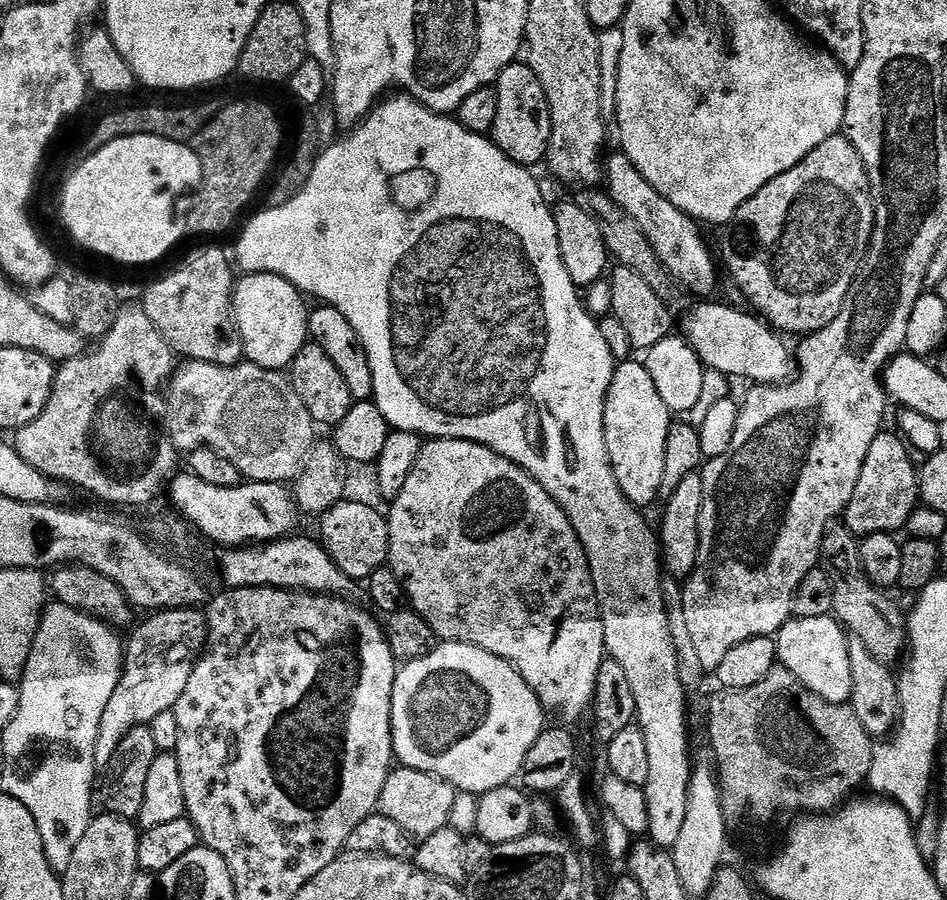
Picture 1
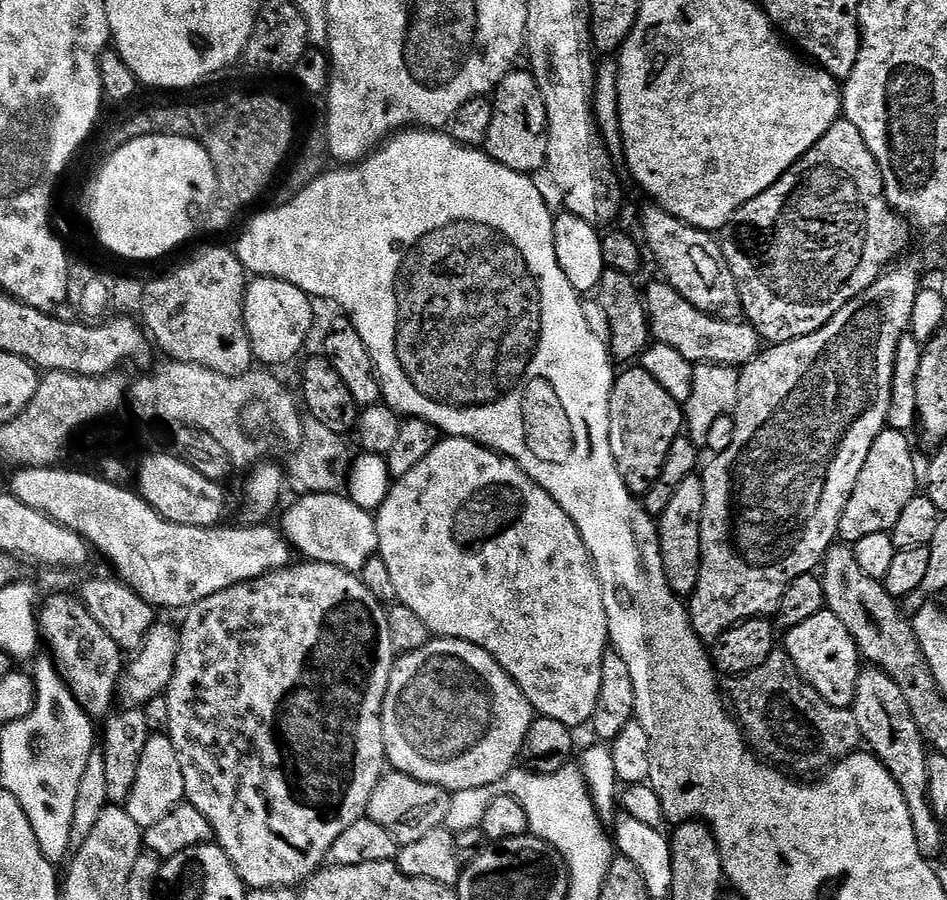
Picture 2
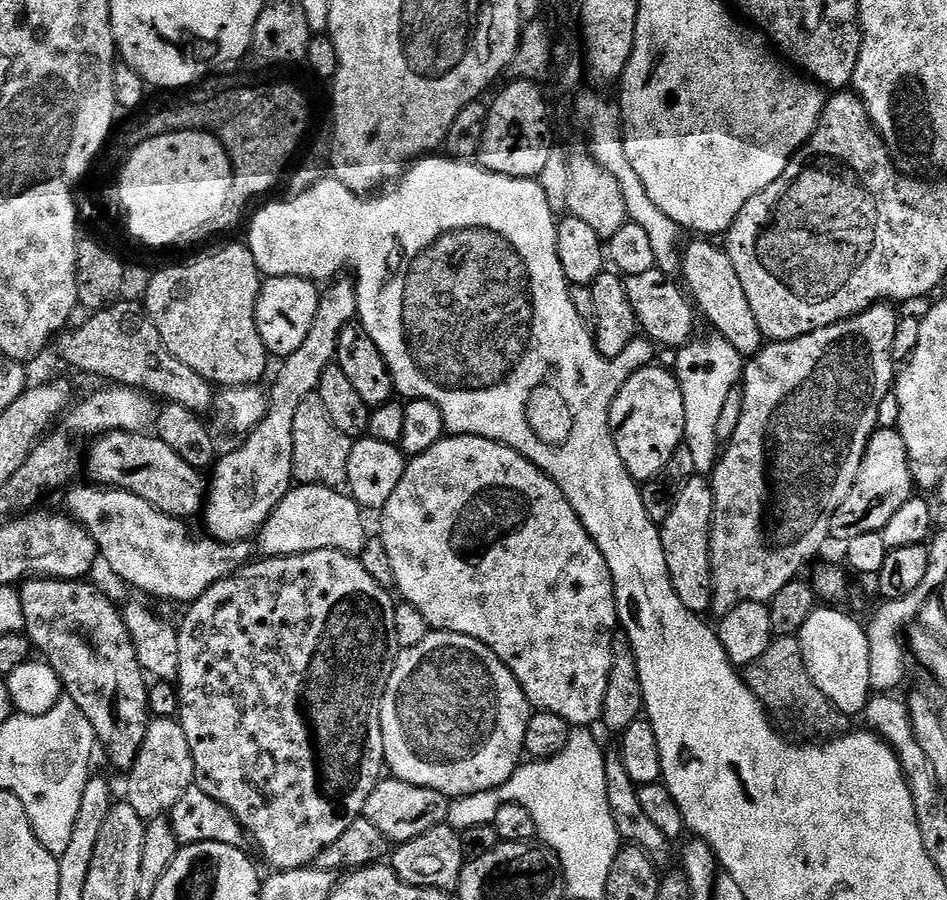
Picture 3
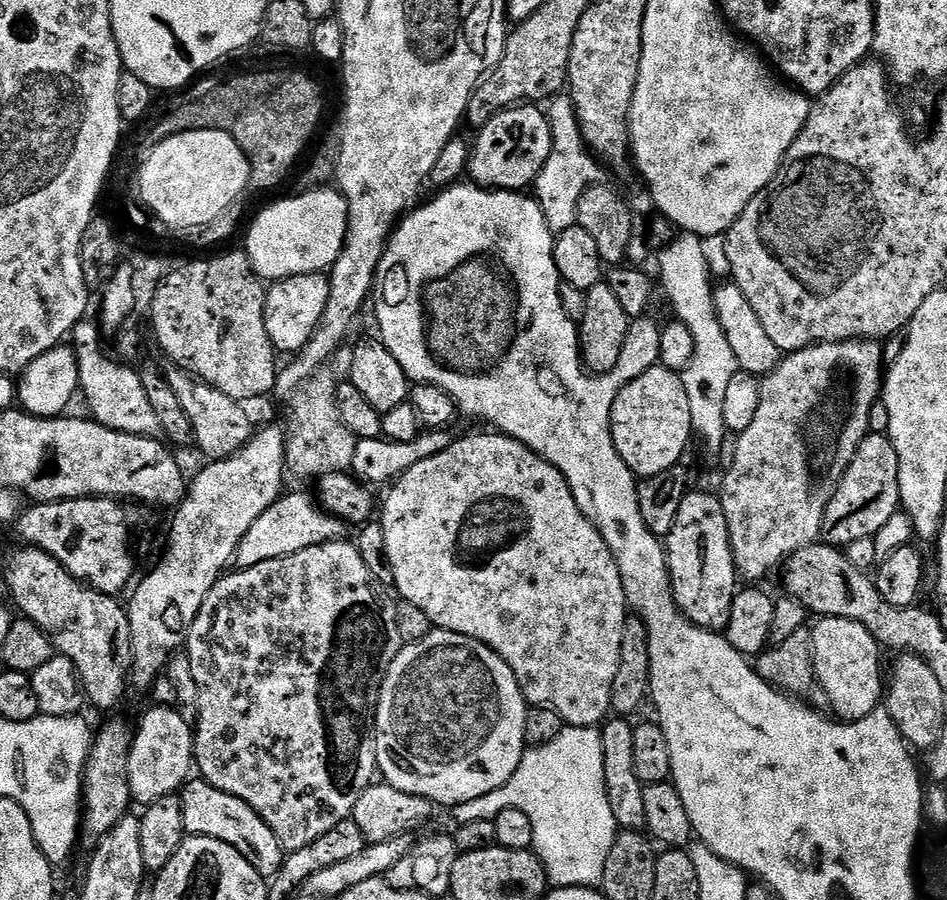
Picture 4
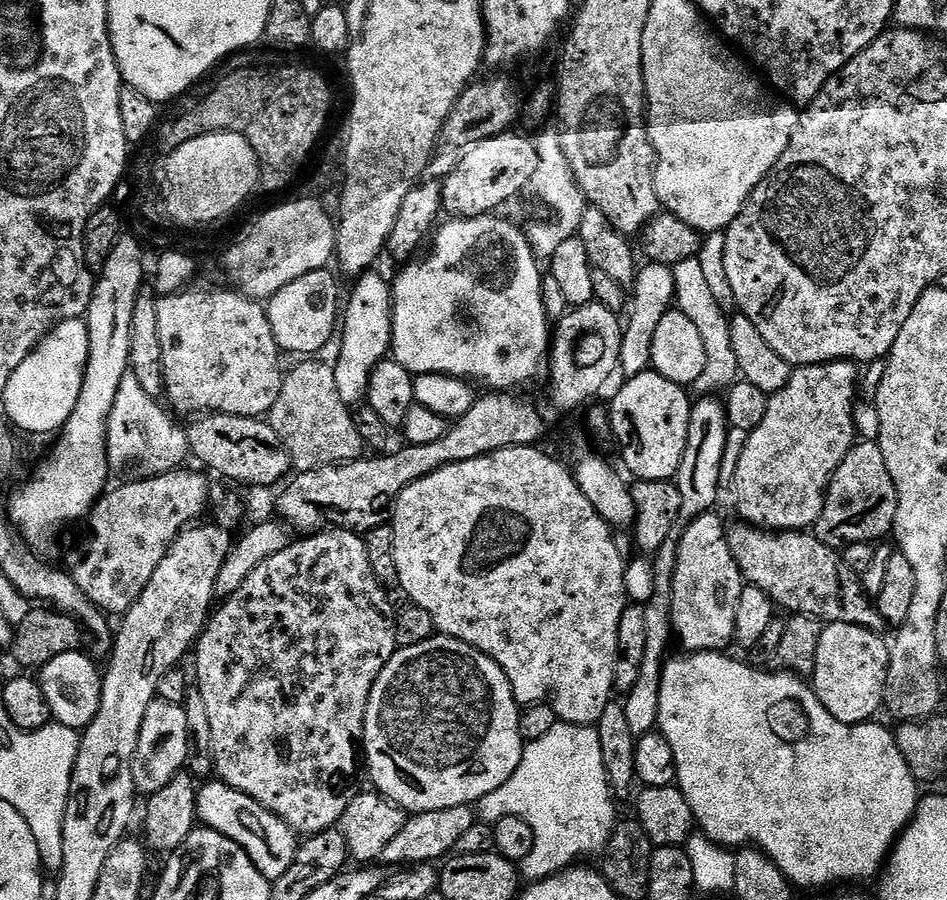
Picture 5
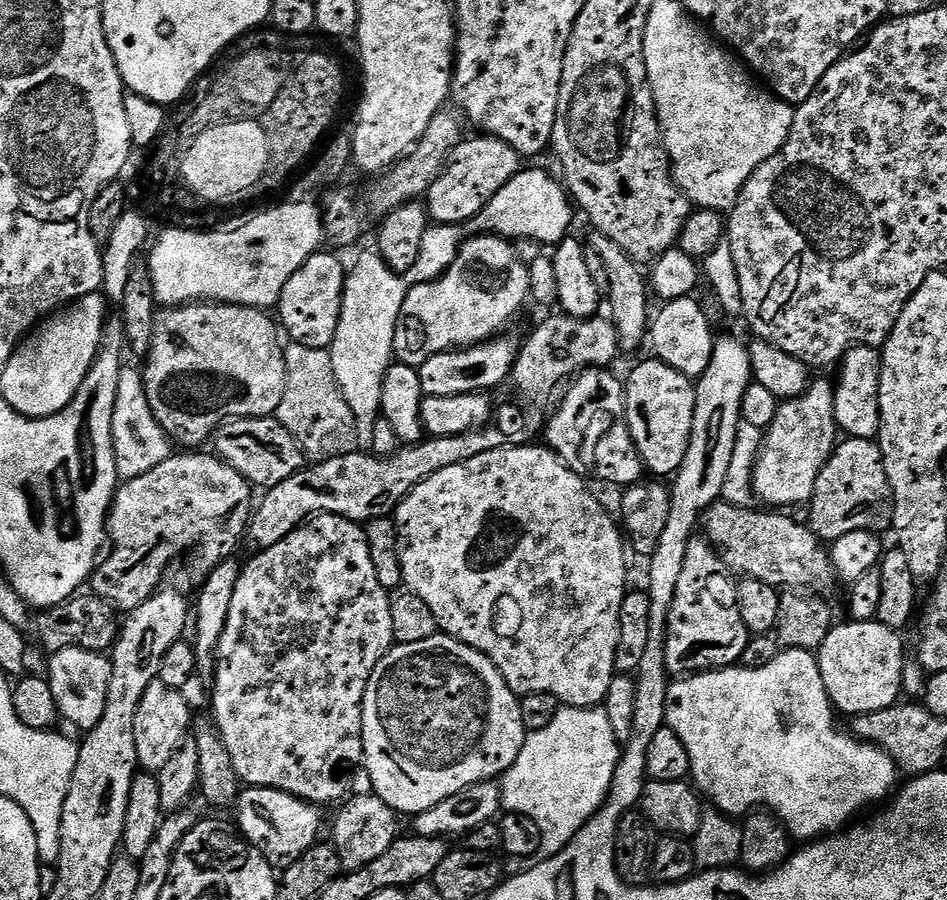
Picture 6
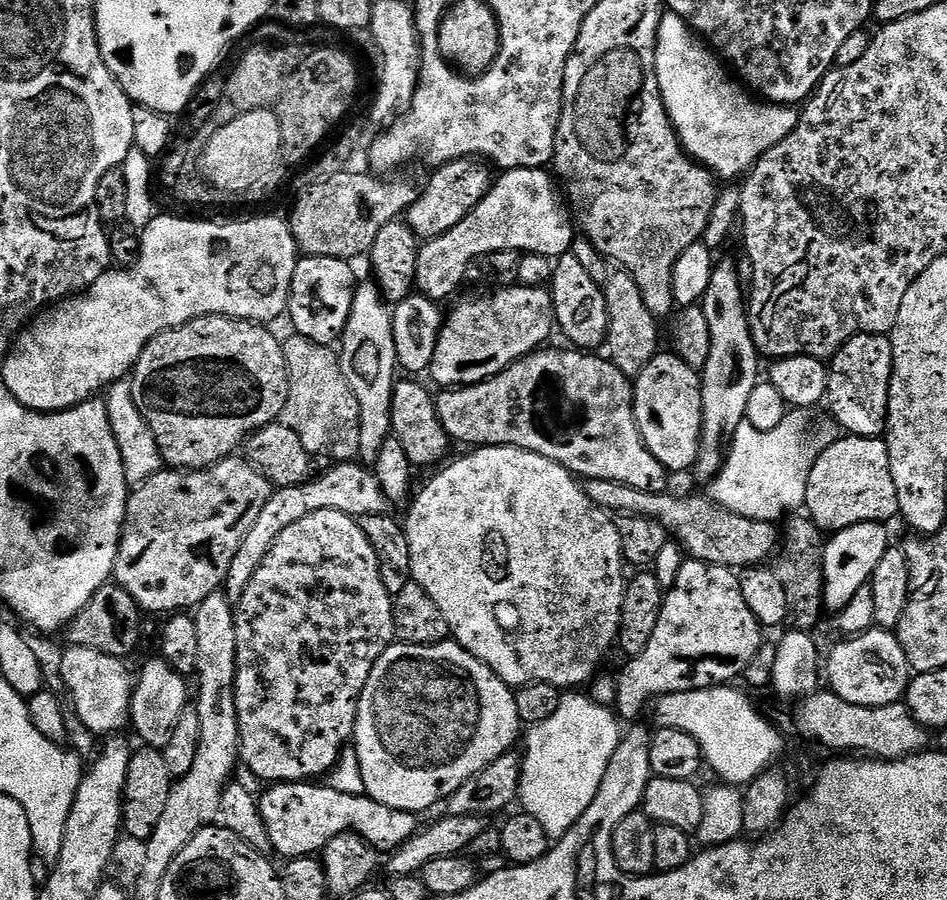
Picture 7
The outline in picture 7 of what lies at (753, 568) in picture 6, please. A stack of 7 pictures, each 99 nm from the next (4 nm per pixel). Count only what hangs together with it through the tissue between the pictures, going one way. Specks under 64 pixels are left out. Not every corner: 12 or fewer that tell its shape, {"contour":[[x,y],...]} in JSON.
{"contour":[[585,479],[609,514],[658,522],[694,560],[763,565],[775,523],[742,518],[707,495]]}

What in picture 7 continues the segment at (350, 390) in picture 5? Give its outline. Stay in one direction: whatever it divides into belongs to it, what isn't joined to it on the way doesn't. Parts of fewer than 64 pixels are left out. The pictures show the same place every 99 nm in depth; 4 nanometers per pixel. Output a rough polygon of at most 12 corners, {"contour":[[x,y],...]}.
{"contour":[[359,283],[338,350],[359,404],[358,458],[391,435],[399,367],[391,313]]}

